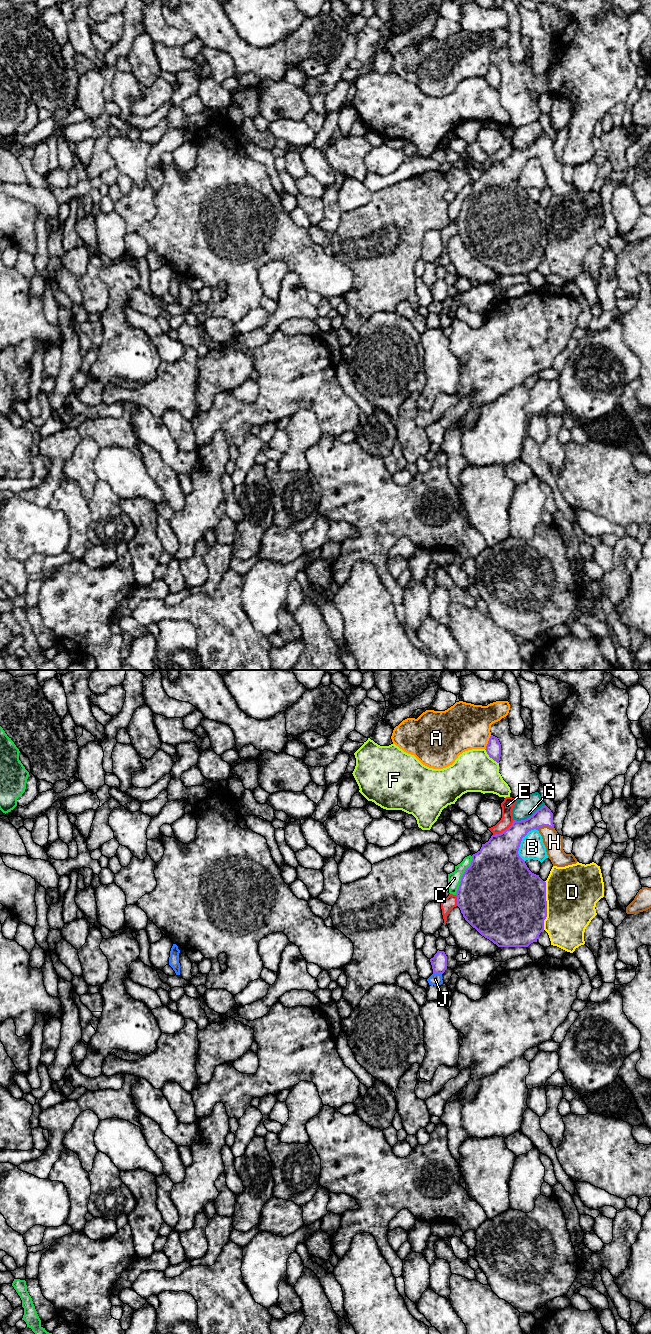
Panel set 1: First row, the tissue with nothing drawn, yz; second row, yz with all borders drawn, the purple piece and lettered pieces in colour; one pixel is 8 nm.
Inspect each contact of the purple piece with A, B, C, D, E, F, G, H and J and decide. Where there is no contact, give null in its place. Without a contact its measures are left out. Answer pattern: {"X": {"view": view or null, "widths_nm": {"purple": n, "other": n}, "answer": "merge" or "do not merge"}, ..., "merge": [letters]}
{"A": {"view": "yz", "widths_nm": {"purple": 120, "other": 380}, "answer": "do not merge"}, "B": {"view": "yz", "widths_nm": {"purple": 380, "other": 190}, "answer": "do not merge"}, "C": {"view": "yz", "widths_nm": {"purple": 500, "other": 110}, "answer": "do not merge"}, "D": {"view": "yz", "widths_nm": {"purple": 500, "other": 420}, "answer": "do not merge"}, "E": {"view": "yz", "widths_nm": {"purple": 340, "other": 100}, "answer": "do not merge"}, "F": {"view": "yz", "widths_nm": {"purple": 120, "other": 340}, "answer": "do not merge"}, "G": {"view": "yz", "widths_nm": {"purple": 170, "other": 160}, "answer": "do not merge"}, "H": {"view": "yz", "widths_nm": {"purple": 140, "other": 150}, "answer": "merge"}, "J": {"view": "yz", "widths_nm": {"purple": 130, "other": 100}, "answer": "do not merge"}, "merge": ["H"]}

